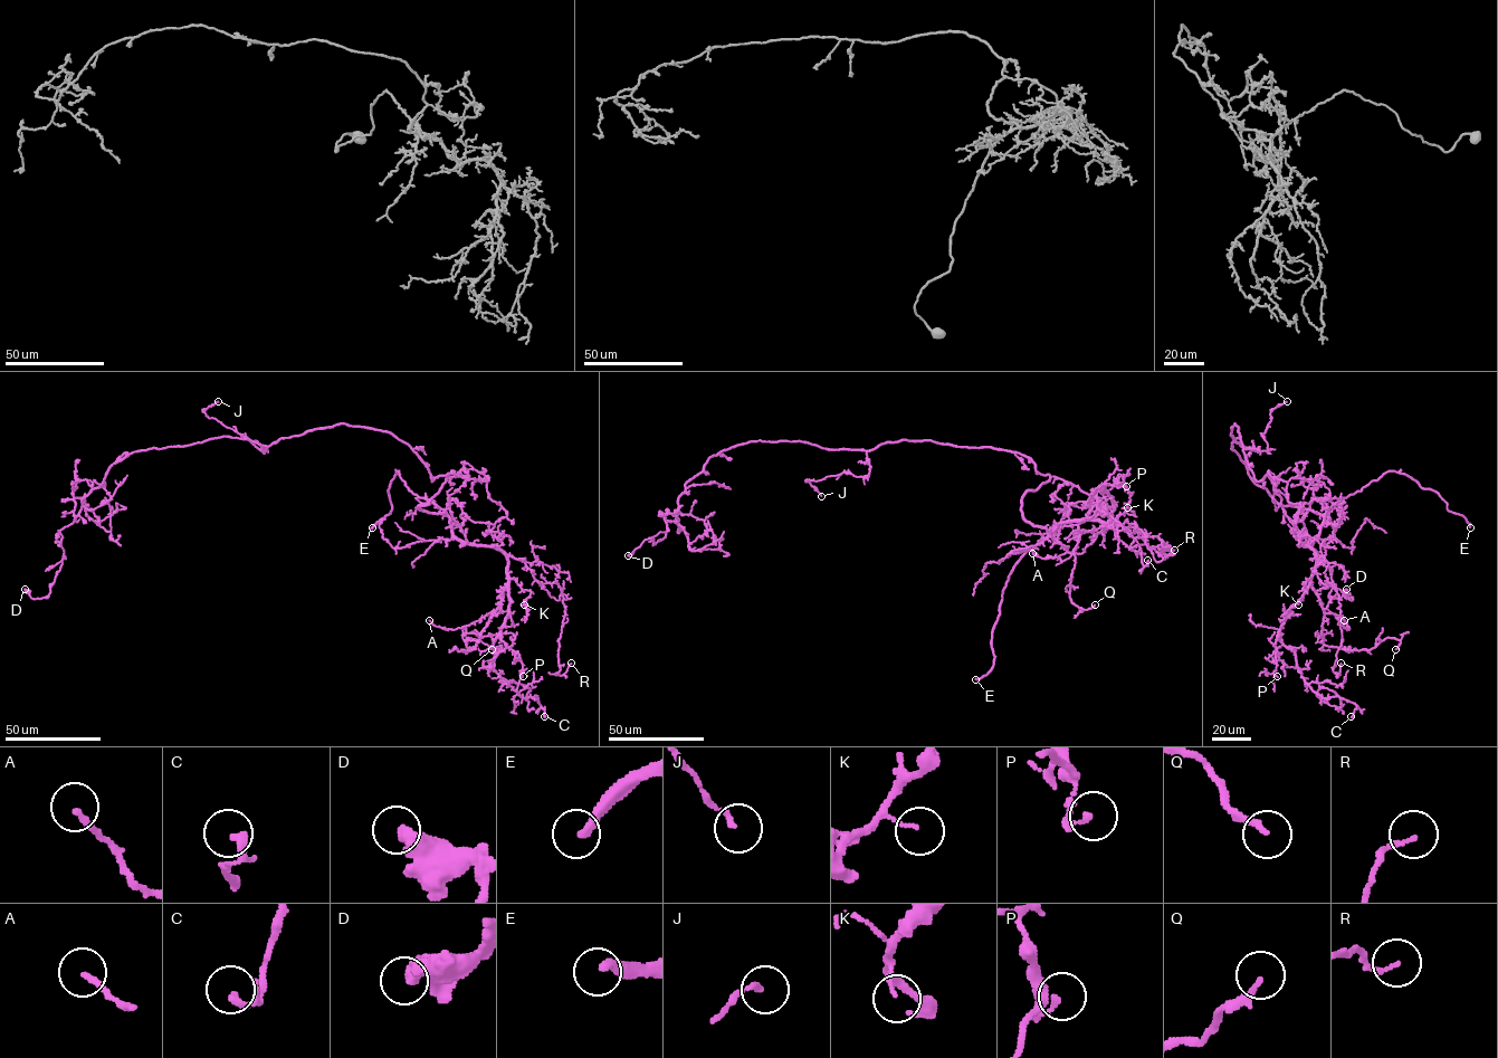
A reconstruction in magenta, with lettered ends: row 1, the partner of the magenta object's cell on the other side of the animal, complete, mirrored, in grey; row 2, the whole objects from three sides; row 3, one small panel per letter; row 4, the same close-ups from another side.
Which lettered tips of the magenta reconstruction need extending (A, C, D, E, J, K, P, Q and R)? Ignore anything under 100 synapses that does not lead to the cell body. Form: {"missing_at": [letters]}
{"missing_at": ["E"]}

